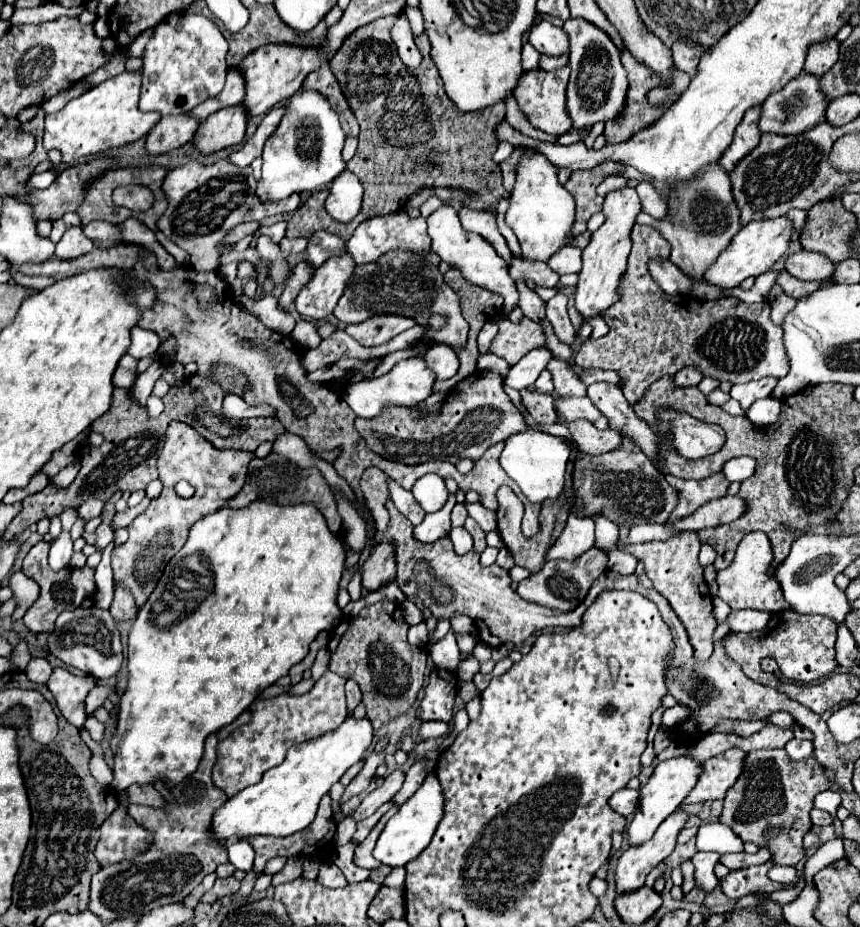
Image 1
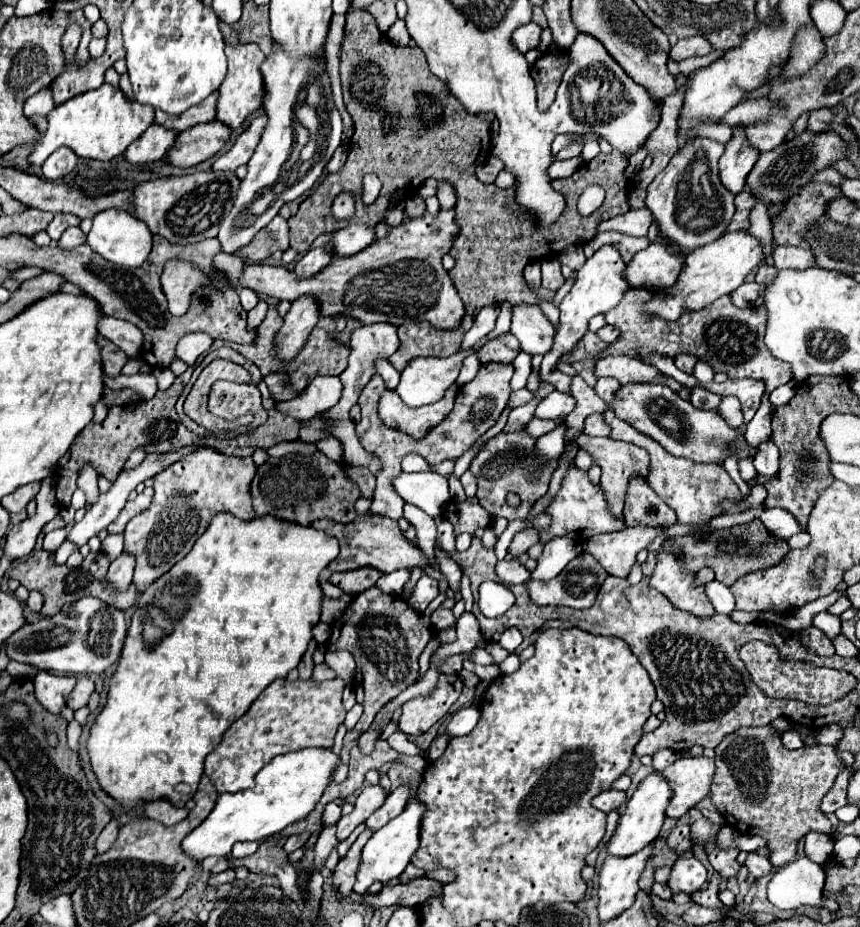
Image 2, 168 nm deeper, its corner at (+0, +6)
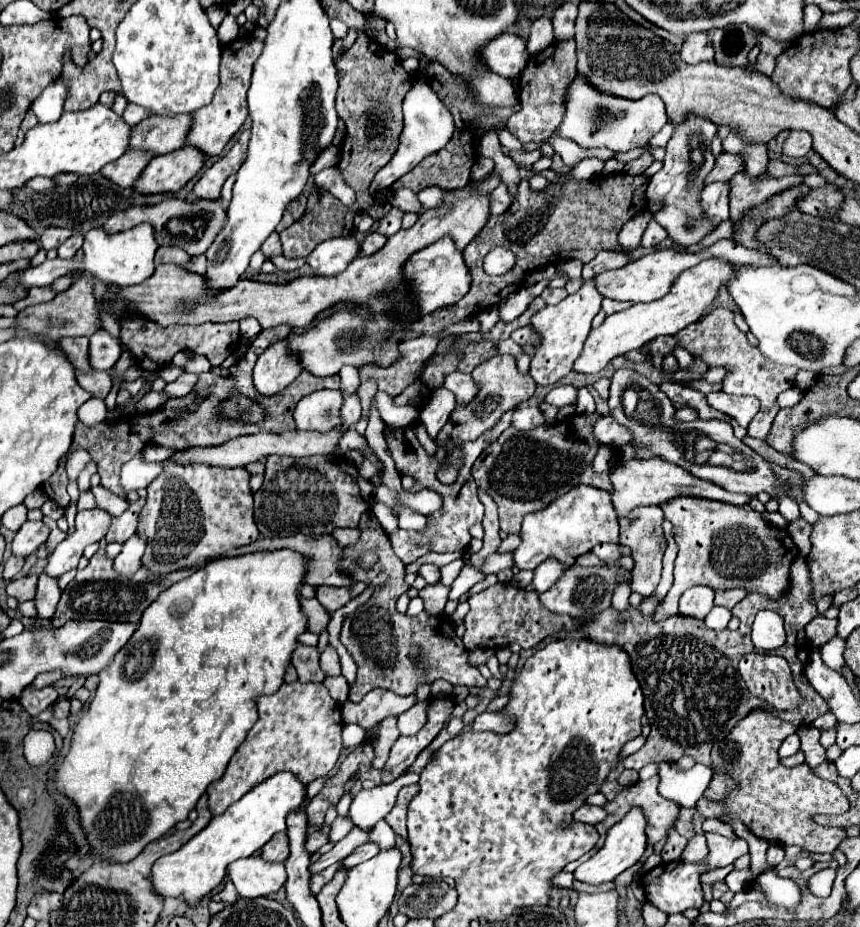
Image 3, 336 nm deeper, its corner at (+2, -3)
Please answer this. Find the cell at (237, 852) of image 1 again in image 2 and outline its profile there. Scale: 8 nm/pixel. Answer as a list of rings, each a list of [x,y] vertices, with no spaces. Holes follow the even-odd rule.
[[[251,841],[251,843],[235,843],[235,845],[233,845],[231,855],[233,855],[233,857],[243,859],[243,857],[253,855],[253,853],[257,851],[257,847],[259,847],[259,843],[257,843],[257,841]]]

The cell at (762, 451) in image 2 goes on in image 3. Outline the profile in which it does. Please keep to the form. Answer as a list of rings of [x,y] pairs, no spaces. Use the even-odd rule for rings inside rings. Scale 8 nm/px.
[[[779,498],[779,512],[781,512],[781,516],[785,518],[785,522],[787,524],[791,524],[791,522],[795,522],[801,514],[799,514],[799,506],[797,506],[797,502],[795,500],[791,500],[791,498]]]

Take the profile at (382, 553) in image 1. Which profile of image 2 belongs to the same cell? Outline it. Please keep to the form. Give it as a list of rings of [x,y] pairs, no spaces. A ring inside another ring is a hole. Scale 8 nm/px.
[[[353,569],[351,573],[333,573],[331,583],[341,587],[347,595],[351,593],[361,593],[377,583],[381,573],[377,569]]]

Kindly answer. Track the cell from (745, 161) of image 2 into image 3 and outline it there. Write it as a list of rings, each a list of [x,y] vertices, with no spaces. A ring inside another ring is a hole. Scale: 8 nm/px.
[[[713,182],[705,186],[701,192],[701,208],[709,218],[713,218],[713,226],[717,228],[723,220],[729,218],[729,184]]]

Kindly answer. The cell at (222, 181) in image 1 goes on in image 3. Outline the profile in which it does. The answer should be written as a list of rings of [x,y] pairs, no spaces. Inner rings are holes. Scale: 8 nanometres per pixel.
[[[167,198],[157,206],[131,206],[123,212],[113,214],[107,222],[105,222],[105,230],[107,232],[123,232],[123,230],[131,230],[137,224],[151,224],[155,230],[155,240],[159,246],[181,246],[189,256],[195,254],[205,254],[207,248],[211,246],[211,242],[215,240],[215,236],[219,234],[221,226],[225,226],[227,222],[227,212],[225,208],[219,206],[219,202],[213,200],[177,200],[177,198]]]

